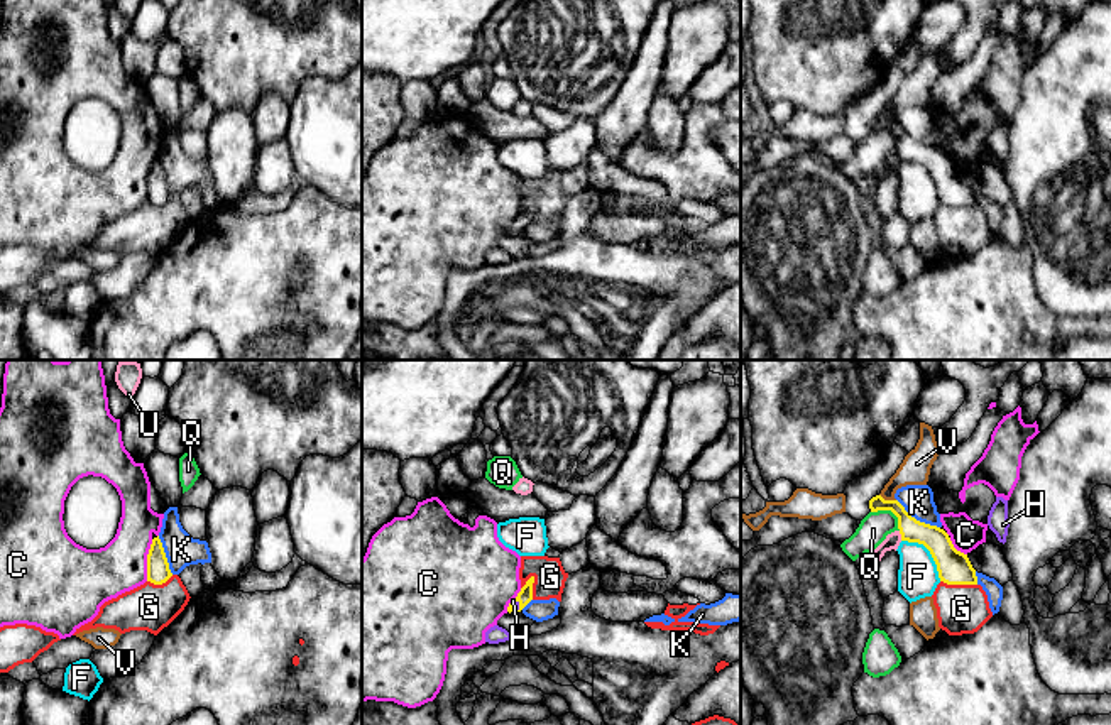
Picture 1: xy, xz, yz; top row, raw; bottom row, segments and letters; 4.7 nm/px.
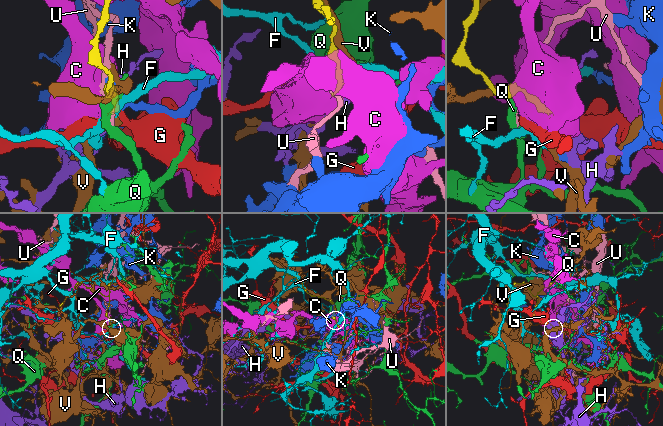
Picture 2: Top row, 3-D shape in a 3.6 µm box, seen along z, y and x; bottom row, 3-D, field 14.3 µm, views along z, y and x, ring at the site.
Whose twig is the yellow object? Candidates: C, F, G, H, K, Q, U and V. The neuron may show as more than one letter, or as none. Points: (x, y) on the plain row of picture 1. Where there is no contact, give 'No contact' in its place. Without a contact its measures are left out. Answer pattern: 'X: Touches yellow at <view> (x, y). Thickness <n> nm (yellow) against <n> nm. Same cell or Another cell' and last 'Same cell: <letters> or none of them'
C: Touches yellow at xy (147, 181). Thickness 110 nm (yellow) against 260 nm. Another cell
F: Touches yellow at yz (930, 174). Thickness 160 nm (yellow) against 190 nm. Another cell
G: Touches yellow at xz (531, 208). Thickness 70 nm (yellow) against 150 nm. Another cell
H: Touches yellow at xz (519, 227). Thickness 70 nm (yellow) against 30 nm. Same cell
K: Touches yellow at yz (915, 141). Thickness 120 nm (yellow) against 140 nm. Another cell
Q: Touches yellow at yz (890, 130). Thickness 120 nm (yellow) against 140 nm. Another cell
U: Touches yellow at yz (902, 158). Thickness 120 nm (yellow) against 70 nm. Another cell
V: Touches yellow at yz (888, 122). Thickness 110 nm (yellow) against 140 nm. Another cell
Same cell: H

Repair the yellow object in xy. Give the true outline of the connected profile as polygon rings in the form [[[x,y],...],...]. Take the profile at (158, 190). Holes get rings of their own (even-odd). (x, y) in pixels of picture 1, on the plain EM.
[[[157,159],[152,161],[149,176],[147,176],[147,203],[154,206],[162,206],[172,198],[169,184],[162,169],[162,164]]]

